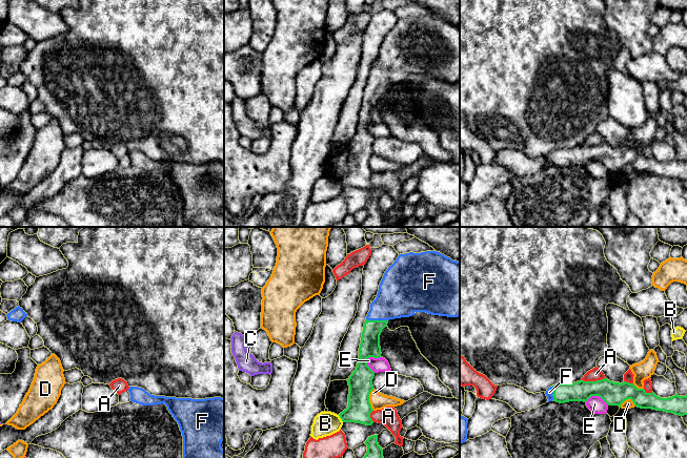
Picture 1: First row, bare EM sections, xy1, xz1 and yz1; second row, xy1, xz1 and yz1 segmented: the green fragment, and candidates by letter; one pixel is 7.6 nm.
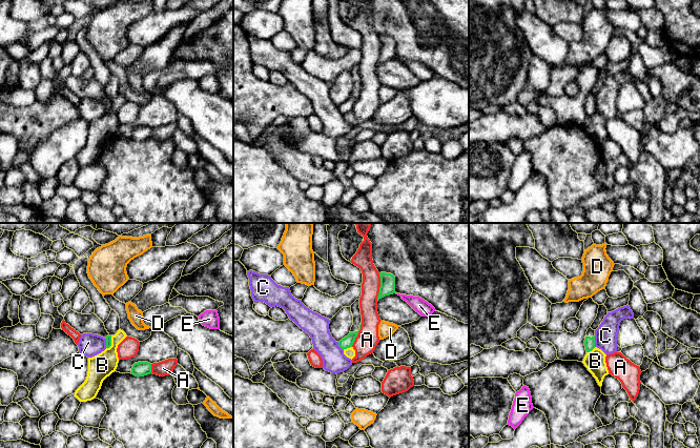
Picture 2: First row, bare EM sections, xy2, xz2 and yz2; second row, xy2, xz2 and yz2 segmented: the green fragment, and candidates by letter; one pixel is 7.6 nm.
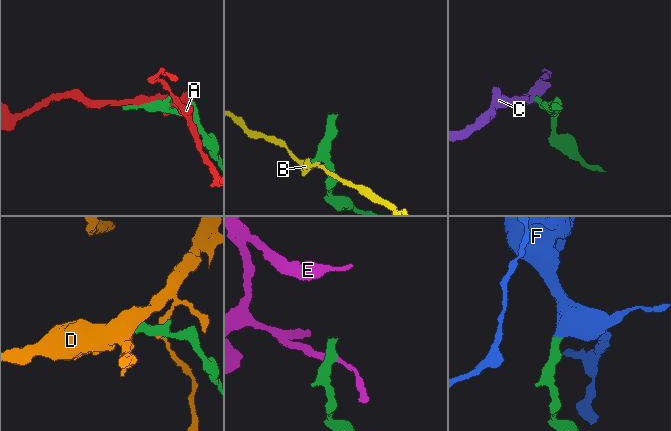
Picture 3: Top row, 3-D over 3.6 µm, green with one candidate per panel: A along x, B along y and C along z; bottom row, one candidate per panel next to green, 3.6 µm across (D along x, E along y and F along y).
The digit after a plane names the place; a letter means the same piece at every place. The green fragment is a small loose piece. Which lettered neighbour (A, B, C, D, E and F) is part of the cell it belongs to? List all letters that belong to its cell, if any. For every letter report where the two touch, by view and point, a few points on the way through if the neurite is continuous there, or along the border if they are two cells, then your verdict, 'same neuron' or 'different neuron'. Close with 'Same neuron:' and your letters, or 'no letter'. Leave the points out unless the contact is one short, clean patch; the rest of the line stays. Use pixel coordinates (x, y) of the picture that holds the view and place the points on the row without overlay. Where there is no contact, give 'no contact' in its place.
A: meets green in xz2 at (379, 52); different neuron
B: meets green in yz2 at (591, 115); border along yz2 (595, 112), (587, 117); different neuron
C: meets green in yz2 at (594, 106); border along yz2 (594, 101), (595, 110); different neuron
D: meets green in xz1 at (368, 164); border along xz1 (374, 153), (369, 159), (369, 168), (372, 174); different neuron
E: meets green in xz1 at (366, 129); border along xz1 (369, 121), (366, 126), (375, 137); different neuron
F: meets green in xz1 at (377, 85); same neuron
Same neuron: F

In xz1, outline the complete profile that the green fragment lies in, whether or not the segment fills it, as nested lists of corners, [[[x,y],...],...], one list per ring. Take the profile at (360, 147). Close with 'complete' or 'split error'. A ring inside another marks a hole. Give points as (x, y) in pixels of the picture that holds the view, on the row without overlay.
[[[437,16],[409,17],[399,19],[385,36],[377,62],[370,68],[370,75],[364,87],[356,134],[347,144],[348,171],[339,180],[343,187],[366,190],[373,188],[370,183],[373,174],[369,167],[369,159],[373,154],[375,137],[367,130],[366,124],[381,122],[380,100],[389,84],[409,82],[417,77],[448,82],[460,81],[460,26],[452,25]]]; split error

